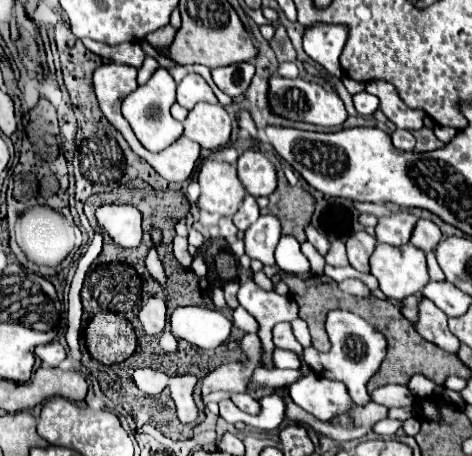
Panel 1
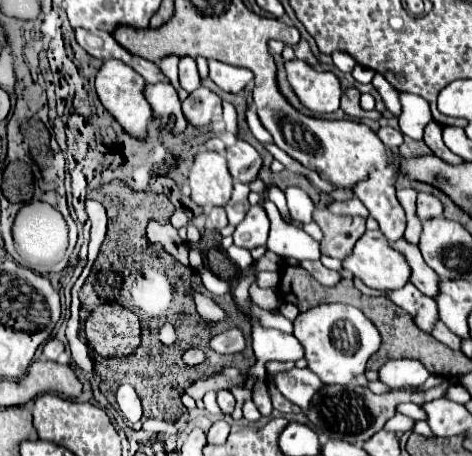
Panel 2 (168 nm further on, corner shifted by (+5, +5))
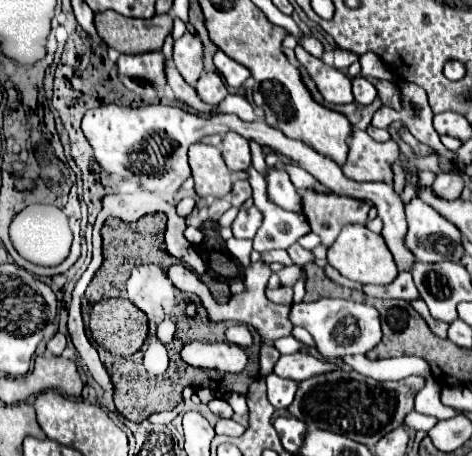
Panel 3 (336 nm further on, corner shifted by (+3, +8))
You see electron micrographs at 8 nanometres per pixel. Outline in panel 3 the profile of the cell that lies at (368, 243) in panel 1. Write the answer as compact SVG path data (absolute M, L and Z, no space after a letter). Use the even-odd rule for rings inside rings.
M299 190L299 194L303 196L303 214L307 216L313 232L321 238L321 244L325 248L329 248L333 244L333 240L339 236L339 232L343 230L343 226L347 224L365 224L367 222L367 214L369 214L369 204L349 198L349 196L337 196L337 194L319 194L313 190Z

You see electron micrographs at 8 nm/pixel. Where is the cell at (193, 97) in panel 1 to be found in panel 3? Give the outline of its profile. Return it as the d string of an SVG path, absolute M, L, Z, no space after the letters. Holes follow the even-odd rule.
M185 32L173 46L173 62L183 80L193 86L203 70L203 44L197 36Z

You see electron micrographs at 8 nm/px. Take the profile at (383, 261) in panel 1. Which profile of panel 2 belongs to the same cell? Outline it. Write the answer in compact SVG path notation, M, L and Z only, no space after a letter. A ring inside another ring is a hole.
M367 231L355 243L351 255L341 261L341 265L359 277L367 287L379 291L399 289L411 277L407 261L391 249L381 231Z

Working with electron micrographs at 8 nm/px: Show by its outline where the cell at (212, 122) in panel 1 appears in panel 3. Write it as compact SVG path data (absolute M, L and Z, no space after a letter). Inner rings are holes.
M207 72L203 74L197 84L195 84L195 90L199 94L199 98L205 102L205 104L219 104L225 96L227 96L227 86L223 84L221 76L217 72Z

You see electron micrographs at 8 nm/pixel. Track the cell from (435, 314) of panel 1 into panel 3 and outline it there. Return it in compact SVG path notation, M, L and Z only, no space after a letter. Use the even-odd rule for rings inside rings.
M399 272L399 276L387 286L363 286L363 292L373 298L399 298L405 302L413 302L421 298L417 294L417 286L413 284L409 272Z

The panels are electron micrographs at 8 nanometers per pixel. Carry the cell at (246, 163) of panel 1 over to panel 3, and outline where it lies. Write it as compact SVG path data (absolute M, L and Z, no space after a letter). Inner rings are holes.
M227 132L223 136L221 152L223 152L223 160L231 168L231 172L247 172L247 168L251 166L249 142L235 132Z

